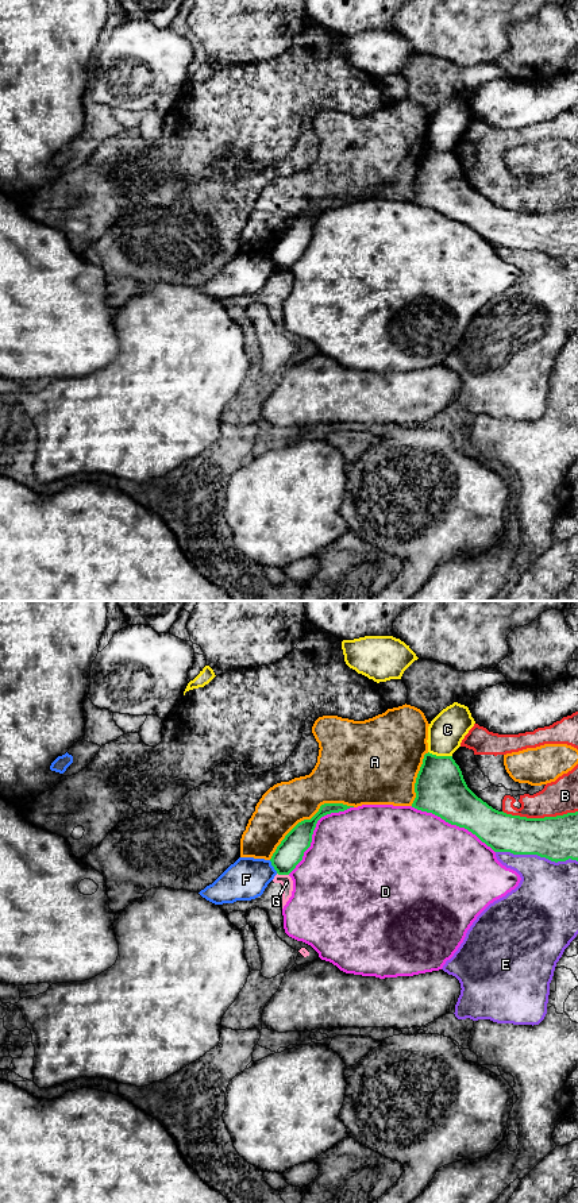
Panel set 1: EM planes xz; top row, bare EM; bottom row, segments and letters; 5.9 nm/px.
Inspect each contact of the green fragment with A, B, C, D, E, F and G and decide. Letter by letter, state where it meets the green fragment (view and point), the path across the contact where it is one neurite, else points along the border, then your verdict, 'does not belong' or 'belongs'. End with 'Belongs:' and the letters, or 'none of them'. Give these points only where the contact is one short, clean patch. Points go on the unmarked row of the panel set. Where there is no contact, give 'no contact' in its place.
A: contact xz (308, 215); does not belong
B: contact xz (540, 214); does not belong
C: contact xz (440, 151); does not belong
D: contact xz (313, 224); does not belong
E: contact xz (536, 249); does not belong
F: contact xz (273, 261); does not belong
G: contact xz (282, 269); border xz (277, 268), (288, 270); does not belong
Belongs: none of them

